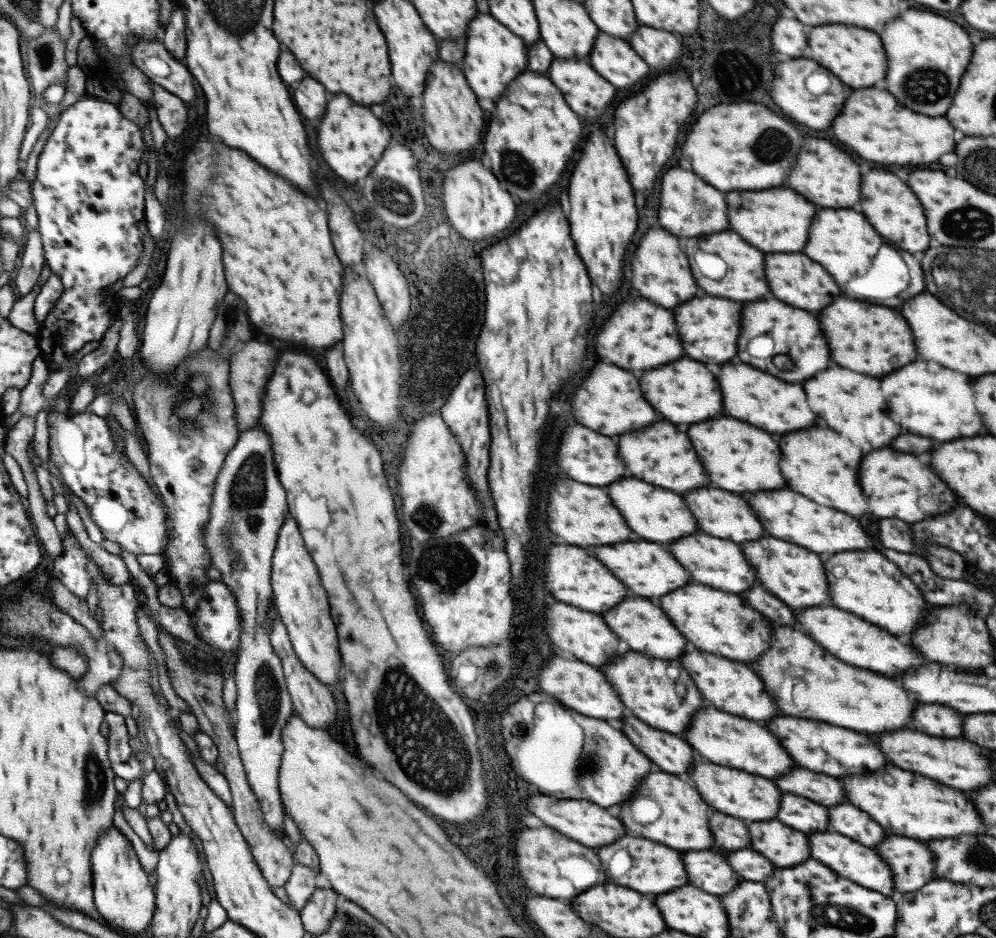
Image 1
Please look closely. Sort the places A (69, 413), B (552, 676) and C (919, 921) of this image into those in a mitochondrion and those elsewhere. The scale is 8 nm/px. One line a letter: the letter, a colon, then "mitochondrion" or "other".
A: other
B: other
C: other

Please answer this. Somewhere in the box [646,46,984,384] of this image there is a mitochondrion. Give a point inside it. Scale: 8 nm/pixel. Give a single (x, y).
(929, 86)

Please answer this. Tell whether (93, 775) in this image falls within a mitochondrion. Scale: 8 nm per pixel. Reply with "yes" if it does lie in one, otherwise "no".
yes

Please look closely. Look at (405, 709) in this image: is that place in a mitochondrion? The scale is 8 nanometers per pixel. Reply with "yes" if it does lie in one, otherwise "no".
yes

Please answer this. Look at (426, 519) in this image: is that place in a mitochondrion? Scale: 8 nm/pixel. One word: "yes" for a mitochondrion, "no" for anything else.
yes

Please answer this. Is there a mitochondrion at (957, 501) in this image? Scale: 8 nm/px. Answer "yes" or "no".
no

